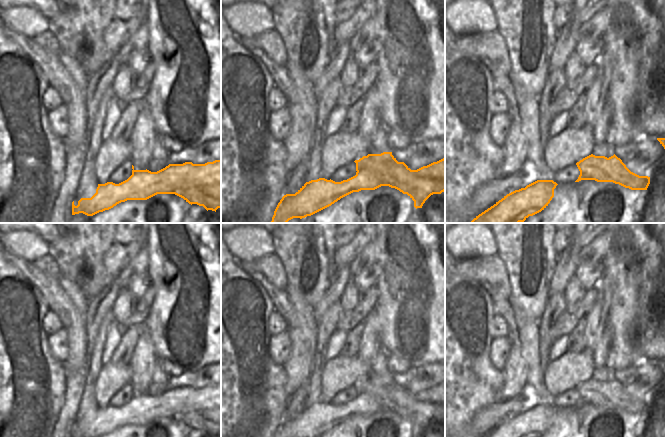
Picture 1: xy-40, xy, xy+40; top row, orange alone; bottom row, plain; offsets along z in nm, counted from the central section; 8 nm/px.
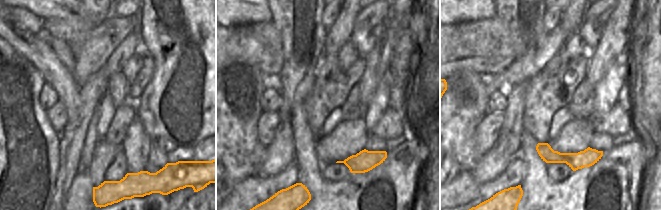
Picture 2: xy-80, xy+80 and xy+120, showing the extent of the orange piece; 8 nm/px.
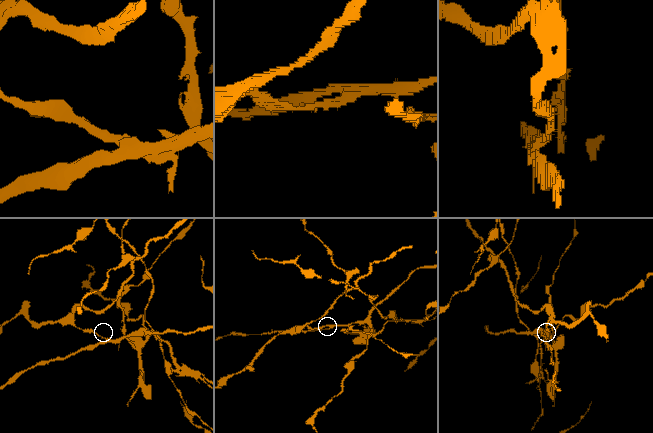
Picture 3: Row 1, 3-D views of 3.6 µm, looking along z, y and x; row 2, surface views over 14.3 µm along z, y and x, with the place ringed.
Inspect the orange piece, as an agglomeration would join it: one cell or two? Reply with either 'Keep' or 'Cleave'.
Cleave.

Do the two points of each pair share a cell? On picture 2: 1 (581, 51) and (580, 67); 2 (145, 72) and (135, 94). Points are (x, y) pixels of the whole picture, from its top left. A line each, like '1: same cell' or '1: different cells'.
1: different cells
2: same cell

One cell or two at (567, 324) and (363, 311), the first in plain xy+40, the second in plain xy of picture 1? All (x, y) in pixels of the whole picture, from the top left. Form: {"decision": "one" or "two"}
{"decision": "one"}

